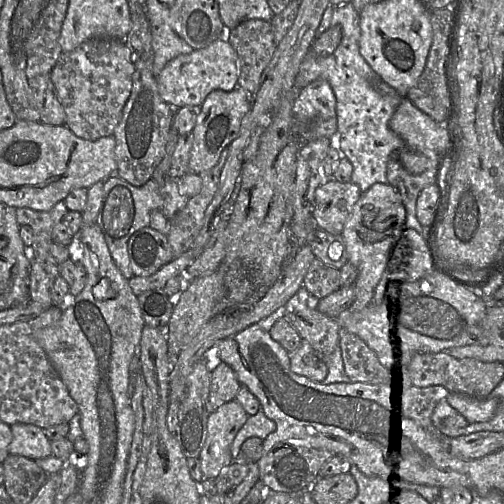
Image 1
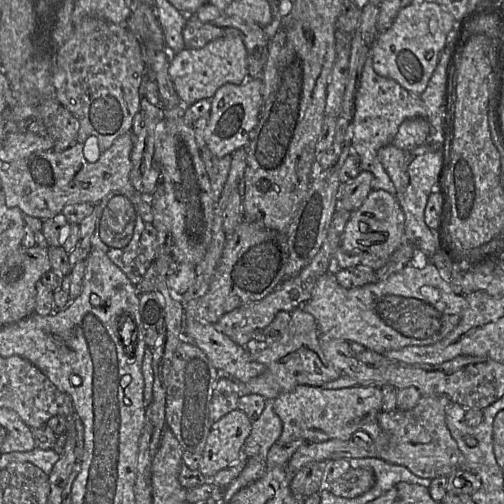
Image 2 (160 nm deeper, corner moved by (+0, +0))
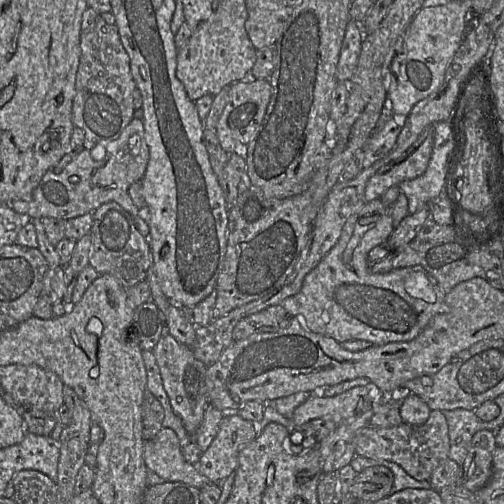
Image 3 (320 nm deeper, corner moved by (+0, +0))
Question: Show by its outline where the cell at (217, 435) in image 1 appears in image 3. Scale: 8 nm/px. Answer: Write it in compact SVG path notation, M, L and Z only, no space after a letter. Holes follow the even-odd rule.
M238 412L225 413L218 433L197 463L198 471L212 483L221 483L235 472L239 450L256 438L255 426Z

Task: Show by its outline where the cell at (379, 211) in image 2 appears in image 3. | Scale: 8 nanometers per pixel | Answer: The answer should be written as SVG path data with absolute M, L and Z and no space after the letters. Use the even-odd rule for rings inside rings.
M381 199L366 203L347 219L338 242L305 276L301 290L296 295L286 298L281 306L291 317L300 318L309 331L330 337L338 343L364 340L373 345L386 345L415 339L435 315L448 312L446 294L439 288L436 280L419 265L396 269L385 274L370 271L367 260L369 251L386 242L394 228L390 209L383 205Z

